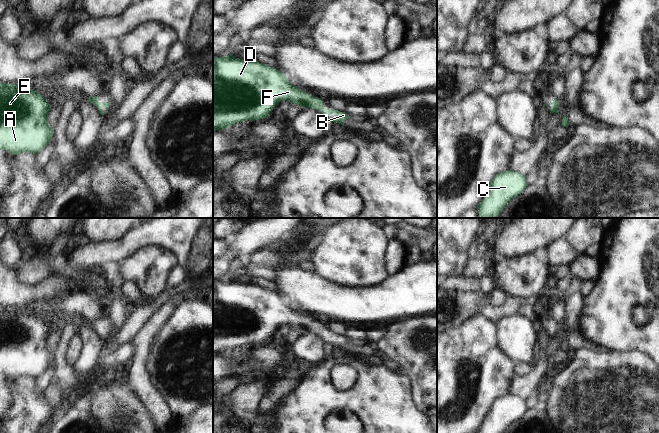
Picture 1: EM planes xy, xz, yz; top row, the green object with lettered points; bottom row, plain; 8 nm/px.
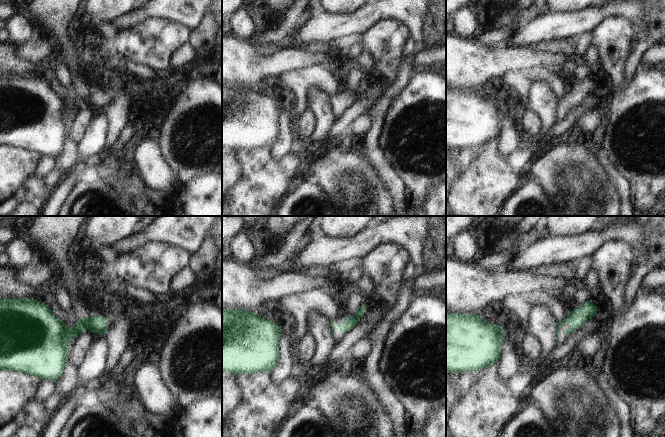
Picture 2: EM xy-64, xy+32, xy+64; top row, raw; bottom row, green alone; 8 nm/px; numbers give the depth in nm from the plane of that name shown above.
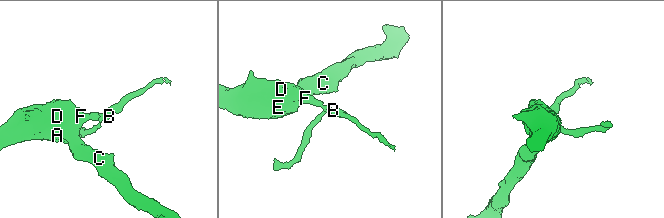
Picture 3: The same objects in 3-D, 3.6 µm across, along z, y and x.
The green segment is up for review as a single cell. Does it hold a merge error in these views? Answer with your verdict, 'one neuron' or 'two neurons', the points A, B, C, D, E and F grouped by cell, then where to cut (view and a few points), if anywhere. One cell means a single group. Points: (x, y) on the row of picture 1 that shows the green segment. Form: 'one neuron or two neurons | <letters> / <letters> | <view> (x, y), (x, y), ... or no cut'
one neuron | A B C D E F | no cut

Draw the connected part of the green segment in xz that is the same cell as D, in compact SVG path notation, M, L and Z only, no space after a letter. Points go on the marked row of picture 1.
M229 54L228 56L225 56L225 57L213 57L213 130L227 129L234 124L241 123L241 122L244 122L247 120L250 120L252 122L254 120L266 118L270 115L270 113L273 111L273 109L276 106L278 106L281 101L284 101L284 100L289 101L291 104L298 104L300 106L305 106L308 108L319 110L322 112L325 119L328 119L328 120L332 121L333 123L337 122L339 124L344 125L344 121L346 119L350 118L350 116L347 115L345 112L340 112L335 109L324 108L323 100L321 98L314 97L311 94L305 92L304 90L301 90L299 88L299 86L292 85L289 82L289 80L287 79L287 76L283 72L280 72L278 69L276 69L272 66L268 66L266 64L259 63L255 60L239 59L239 58L232 56L231 54Z

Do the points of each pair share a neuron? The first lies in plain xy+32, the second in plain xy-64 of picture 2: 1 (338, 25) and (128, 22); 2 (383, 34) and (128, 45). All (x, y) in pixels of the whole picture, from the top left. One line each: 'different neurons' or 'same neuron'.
1: same neuron
2: same neuron

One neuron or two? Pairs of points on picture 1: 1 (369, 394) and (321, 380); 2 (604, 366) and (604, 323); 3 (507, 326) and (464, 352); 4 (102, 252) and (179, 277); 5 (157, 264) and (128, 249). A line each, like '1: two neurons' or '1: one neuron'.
1: one neuron
2: two neurons
3: two neurons
4: two neurons
5: two neurons

